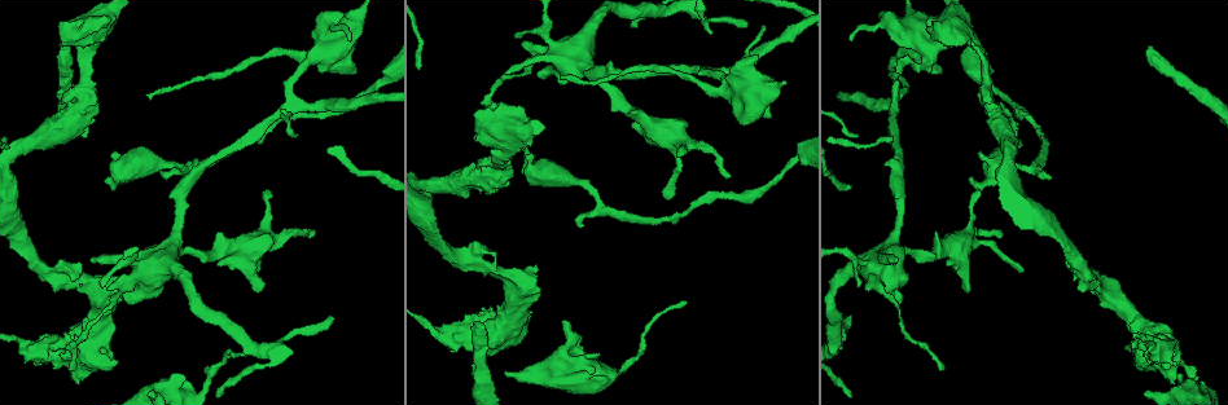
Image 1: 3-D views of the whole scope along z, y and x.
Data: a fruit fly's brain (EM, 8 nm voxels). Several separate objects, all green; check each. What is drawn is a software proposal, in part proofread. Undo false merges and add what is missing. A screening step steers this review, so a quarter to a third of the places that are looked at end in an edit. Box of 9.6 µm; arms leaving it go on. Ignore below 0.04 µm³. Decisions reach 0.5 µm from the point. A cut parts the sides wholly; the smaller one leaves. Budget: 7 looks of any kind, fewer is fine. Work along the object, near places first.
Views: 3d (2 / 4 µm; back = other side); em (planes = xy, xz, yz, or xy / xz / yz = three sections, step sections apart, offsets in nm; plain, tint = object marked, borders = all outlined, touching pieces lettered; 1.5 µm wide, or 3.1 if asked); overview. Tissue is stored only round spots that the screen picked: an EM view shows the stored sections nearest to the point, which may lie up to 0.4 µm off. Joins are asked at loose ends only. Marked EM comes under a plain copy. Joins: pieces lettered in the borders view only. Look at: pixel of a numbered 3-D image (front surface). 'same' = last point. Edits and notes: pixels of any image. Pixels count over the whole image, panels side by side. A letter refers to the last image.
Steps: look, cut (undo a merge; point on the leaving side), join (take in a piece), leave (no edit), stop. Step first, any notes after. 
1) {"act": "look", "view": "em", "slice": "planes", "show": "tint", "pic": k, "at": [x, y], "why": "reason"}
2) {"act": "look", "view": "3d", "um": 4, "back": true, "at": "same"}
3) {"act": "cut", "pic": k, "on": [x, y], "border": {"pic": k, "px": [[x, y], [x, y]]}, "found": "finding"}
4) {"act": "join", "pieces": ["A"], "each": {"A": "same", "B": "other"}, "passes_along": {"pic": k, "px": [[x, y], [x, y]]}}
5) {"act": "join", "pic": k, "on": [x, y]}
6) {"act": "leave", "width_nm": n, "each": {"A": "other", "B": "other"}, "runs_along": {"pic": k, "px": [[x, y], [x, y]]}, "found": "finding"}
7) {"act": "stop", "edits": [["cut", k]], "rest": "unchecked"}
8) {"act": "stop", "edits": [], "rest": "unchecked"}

{"act": "look", "view": "3d", "um": 4, "pic": 1, "at": [668, 199], "why": "thin end"}

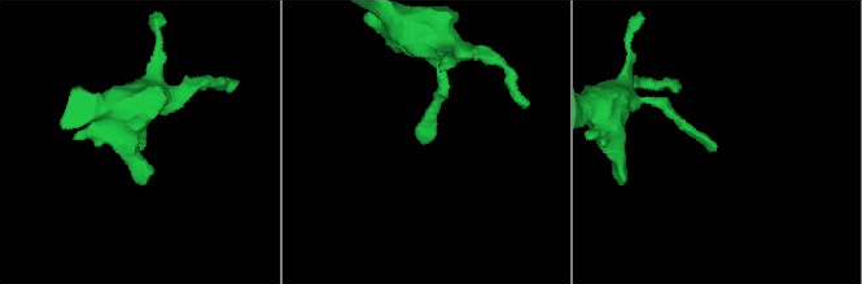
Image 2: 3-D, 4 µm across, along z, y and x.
{"act": "look", "view": "em", "slice": "planes", "show": "borders", "pic": 2, "at": [716, 144], "why": "shape alone is not enough"}

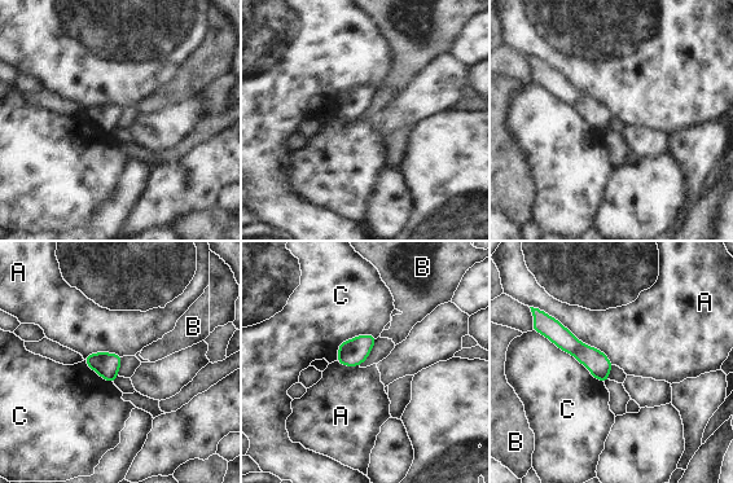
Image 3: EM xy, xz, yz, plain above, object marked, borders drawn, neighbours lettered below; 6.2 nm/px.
{"act": "leave", "width_nm": 150, "each": {"A": "other", "B": "other", "C": "other"}, "runs_along": {"pic": 3, "px": [[547, 329], [578, 348], [605, 377]]}, "found": "no lettered piece goes on from it"}

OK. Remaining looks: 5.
{"act": "look", "view": "em", "slice": "planes", "show": "borders", "pic": 1, "at": [980, 193], "why": "an open end"}

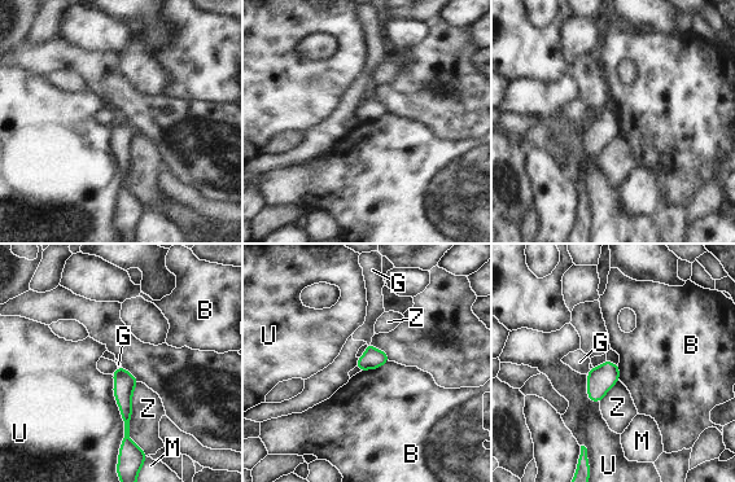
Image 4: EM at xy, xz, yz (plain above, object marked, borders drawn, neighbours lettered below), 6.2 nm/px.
{"act": "leave", "each": {"B": "other", "G": "other", "M": "other", "U": "other", "Z": "other"}, "runs_along": {"pic": 4, "px": [[119, 369], [123, 380], [127, 441]]}, "found": "no lettered piece goes on from it"}

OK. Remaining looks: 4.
{"act": "look", "view": "3d", "um": 2, "pic": 1, "at": [355, 69], "why": "branch stops here"}

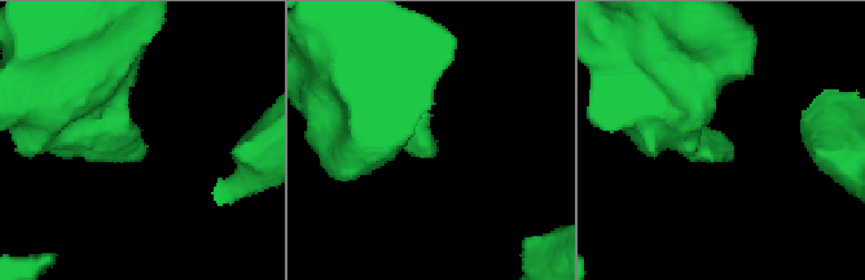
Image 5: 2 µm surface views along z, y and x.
{"act": "look", "view": "em", "slice": "planes", "show": "borders", "pic": 5, "at": [136, 151], "why": "shape alone is not enough"}

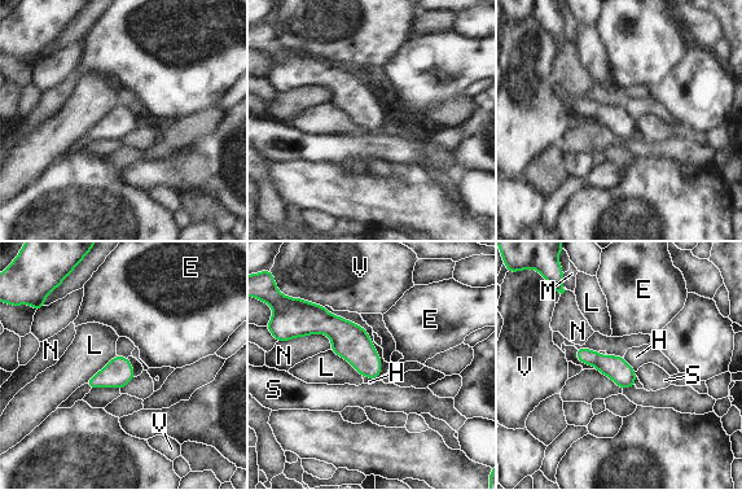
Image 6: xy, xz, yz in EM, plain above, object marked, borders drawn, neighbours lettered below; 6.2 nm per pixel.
{"act": "leave", "each": {"E": "other", "H": "other", "L": "other", "M": "other", "N": "other", "S": "other", "V": "other"}, "runs_along": {"pic": 6, "px": [[579, 351], [615, 367], [632, 383]]}, "found": "none of them fits"}

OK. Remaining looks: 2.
{"act": "stop", "edits": [], "rest": "unchecked"}

